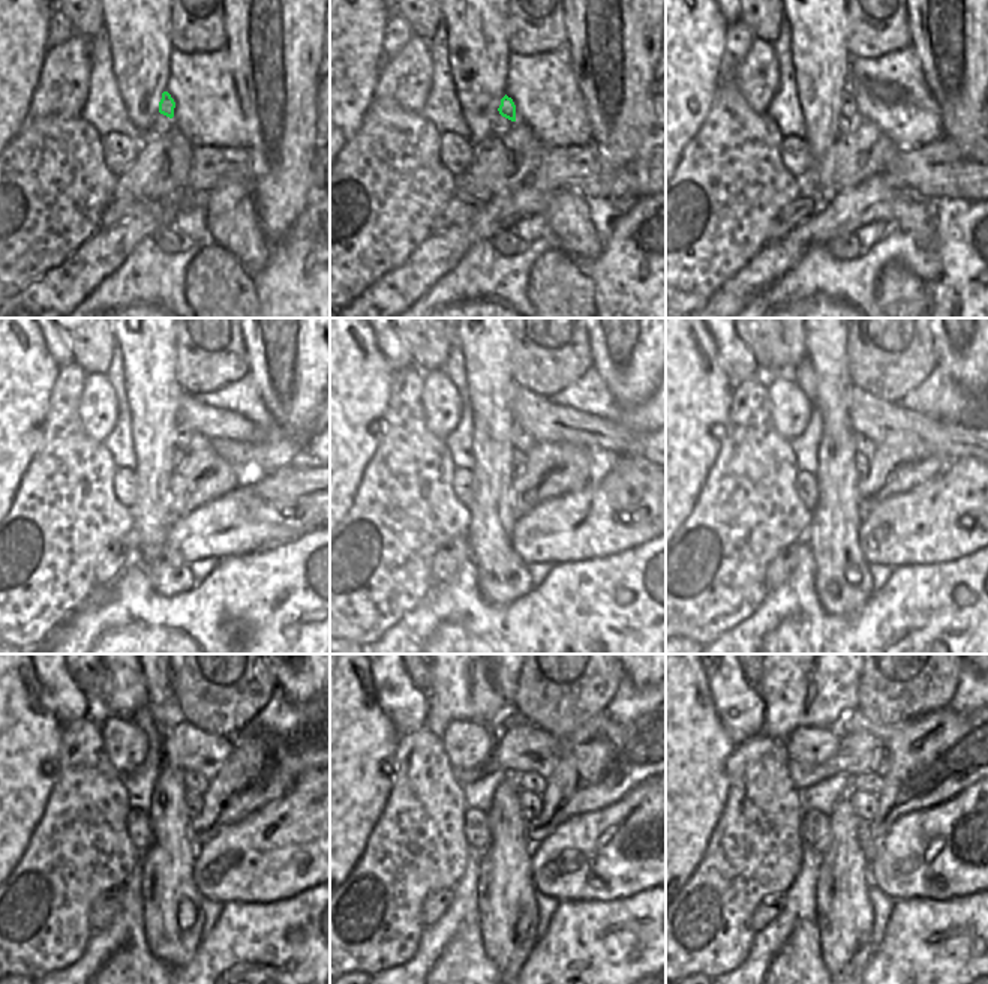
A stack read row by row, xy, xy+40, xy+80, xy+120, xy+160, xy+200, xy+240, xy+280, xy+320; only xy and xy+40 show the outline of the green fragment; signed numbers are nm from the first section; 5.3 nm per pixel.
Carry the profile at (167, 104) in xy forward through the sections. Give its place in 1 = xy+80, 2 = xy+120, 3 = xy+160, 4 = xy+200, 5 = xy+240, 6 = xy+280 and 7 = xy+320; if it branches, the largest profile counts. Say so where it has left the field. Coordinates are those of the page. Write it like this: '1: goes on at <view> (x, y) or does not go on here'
1: goes on at xy+80 (850, 114)
2: goes on at xy+120 (183, 434)
3: goes on at xy+160 (522, 441)
4: goes on at xy+200 (864, 446)
5: goes on at xy+240 (192, 780)
6: goes on at xy+280 (529, 782)
7: goes on at xy+320 (870, 783)

